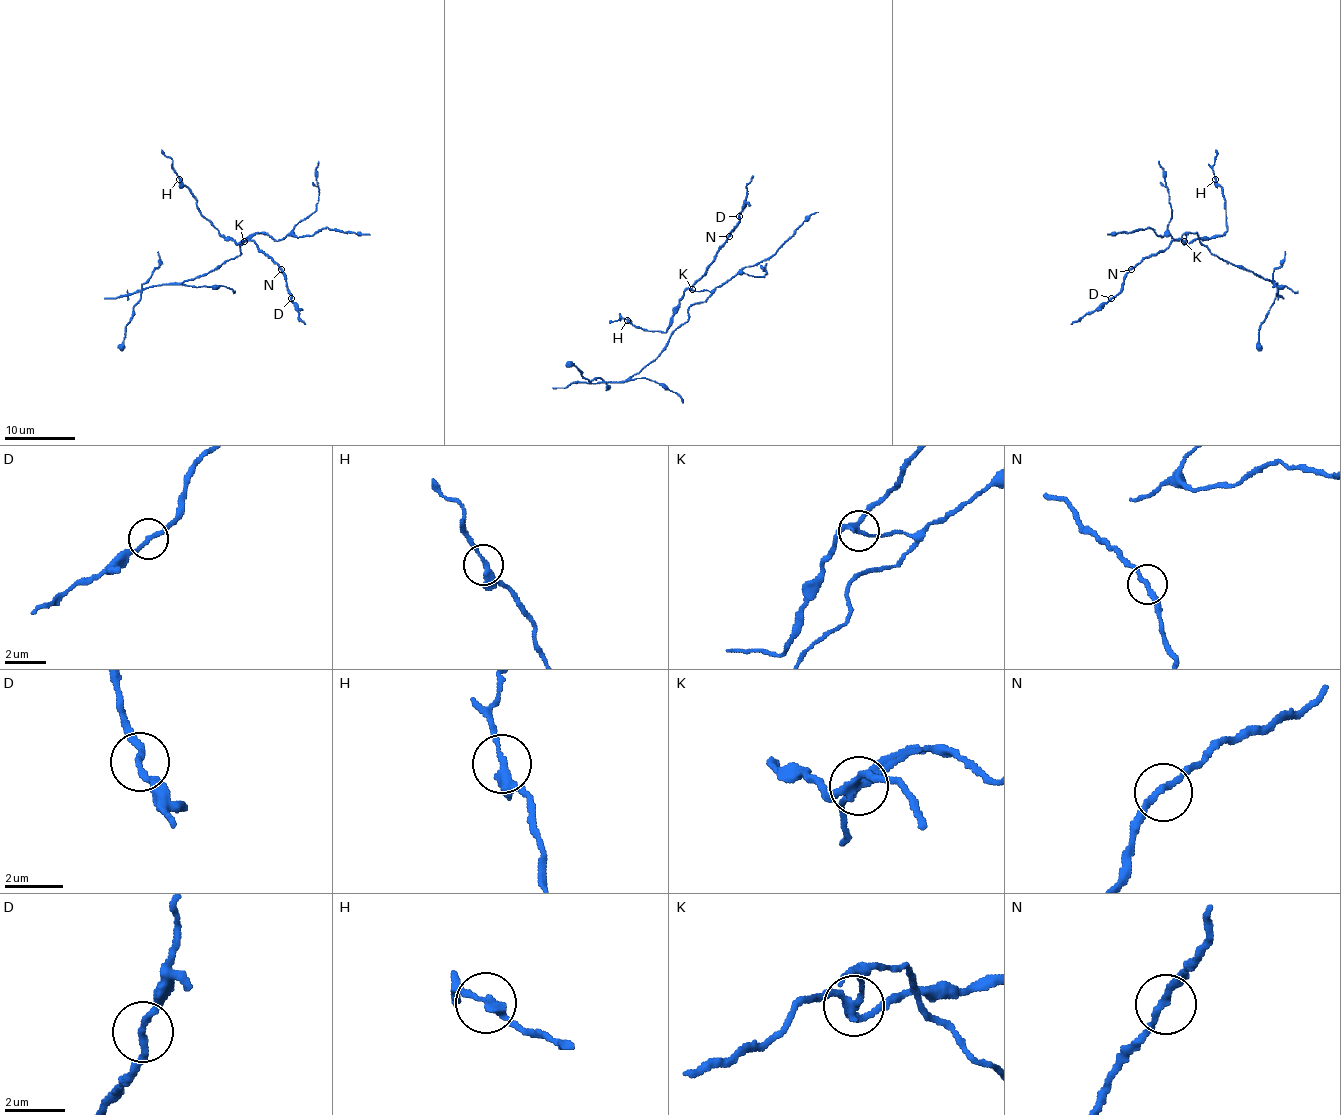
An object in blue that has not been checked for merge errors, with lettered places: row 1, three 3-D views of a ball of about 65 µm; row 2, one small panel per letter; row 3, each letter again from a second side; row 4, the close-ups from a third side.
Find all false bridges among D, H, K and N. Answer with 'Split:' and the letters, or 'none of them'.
Split: K

